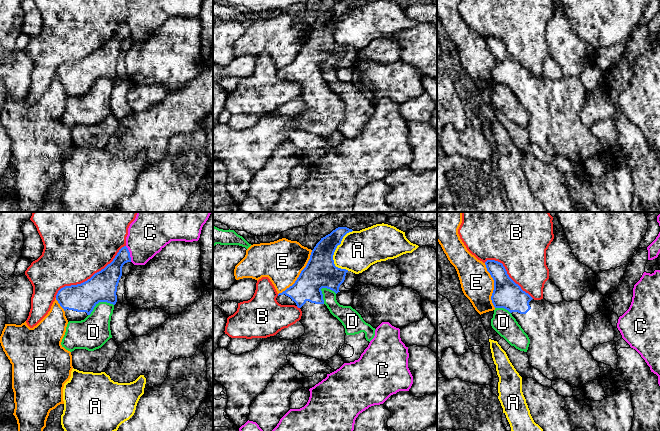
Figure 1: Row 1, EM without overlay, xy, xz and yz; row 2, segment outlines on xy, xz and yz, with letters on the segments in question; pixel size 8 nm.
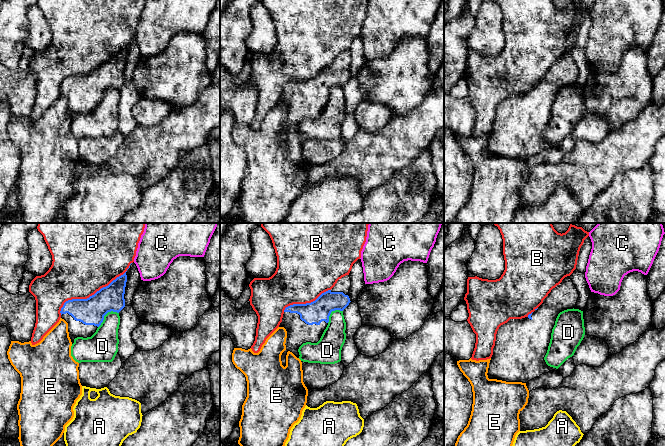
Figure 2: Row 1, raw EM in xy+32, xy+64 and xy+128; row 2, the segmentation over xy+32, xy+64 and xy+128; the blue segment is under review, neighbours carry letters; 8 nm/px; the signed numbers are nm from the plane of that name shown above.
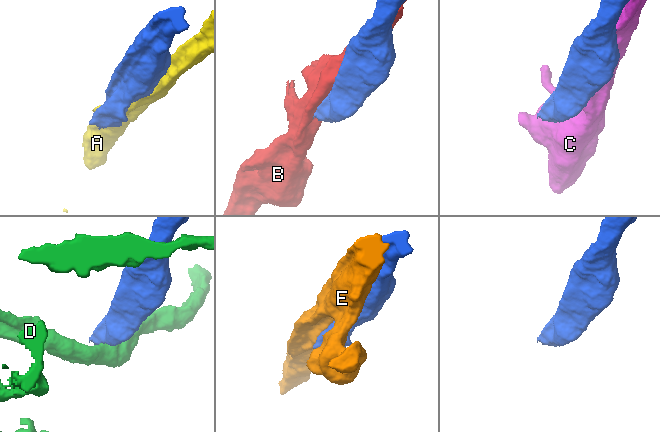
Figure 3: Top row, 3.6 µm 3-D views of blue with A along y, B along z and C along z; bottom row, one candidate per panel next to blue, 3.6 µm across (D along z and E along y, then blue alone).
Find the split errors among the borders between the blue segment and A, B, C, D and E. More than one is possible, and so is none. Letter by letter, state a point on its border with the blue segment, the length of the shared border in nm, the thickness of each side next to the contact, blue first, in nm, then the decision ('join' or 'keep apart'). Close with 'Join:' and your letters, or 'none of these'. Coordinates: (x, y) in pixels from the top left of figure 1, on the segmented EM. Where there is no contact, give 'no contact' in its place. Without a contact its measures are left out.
A: xz (335, 249) | 340 nm | 260/300 nm | keep apart
B: xy (91, 277) | 700 nm | 240/480 nm | keep apart
C: xy (129, 254) | 140 nm | 170/320 nm | keep apart
D: xy (99, 301) | 220 nm | 240/260 nm | keep apart
E: xz (300, 274) | 460 nm | 260/340 nm | keep apart
Join: none of these

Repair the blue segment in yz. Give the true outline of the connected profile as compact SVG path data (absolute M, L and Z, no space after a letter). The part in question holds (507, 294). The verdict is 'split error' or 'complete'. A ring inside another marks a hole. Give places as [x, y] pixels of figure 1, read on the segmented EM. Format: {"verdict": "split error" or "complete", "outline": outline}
{"verdict": "split error", "outline": "M487 260L485 265L494 280L492 303L495 308L508 310L528 335L530 344L527 355L533 368L549 380L563 379L573 388L582 387L593 380L601 380L599 363L581 345L580 338L587 314L580 301L563 300L558 304L552 304L544 298L534 300L509 277L502 263Z"}

